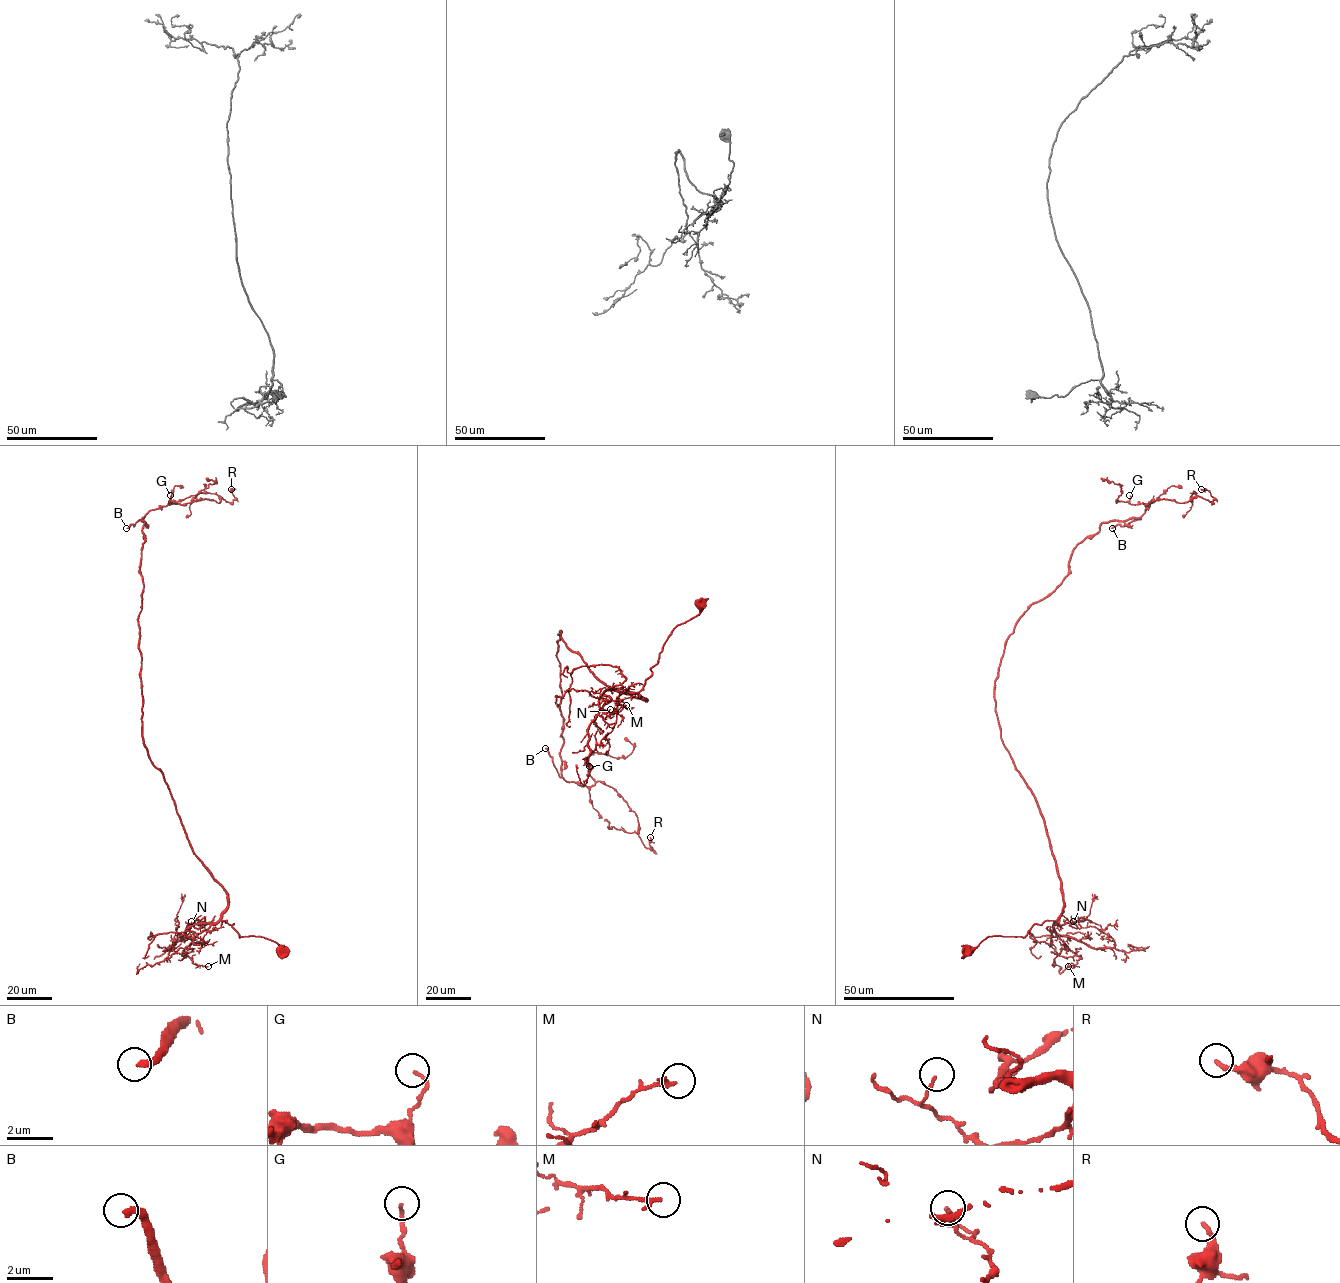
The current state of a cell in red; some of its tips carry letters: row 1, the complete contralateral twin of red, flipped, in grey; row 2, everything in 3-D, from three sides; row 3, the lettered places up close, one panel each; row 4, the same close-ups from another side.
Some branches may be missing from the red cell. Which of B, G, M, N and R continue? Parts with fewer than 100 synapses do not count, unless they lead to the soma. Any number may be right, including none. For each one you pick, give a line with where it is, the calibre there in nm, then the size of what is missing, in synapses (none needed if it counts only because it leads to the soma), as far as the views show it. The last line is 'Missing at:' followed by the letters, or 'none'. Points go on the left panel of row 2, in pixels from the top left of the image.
B: (126, 528) | 280 nm | 190 syn
Missing at: B

